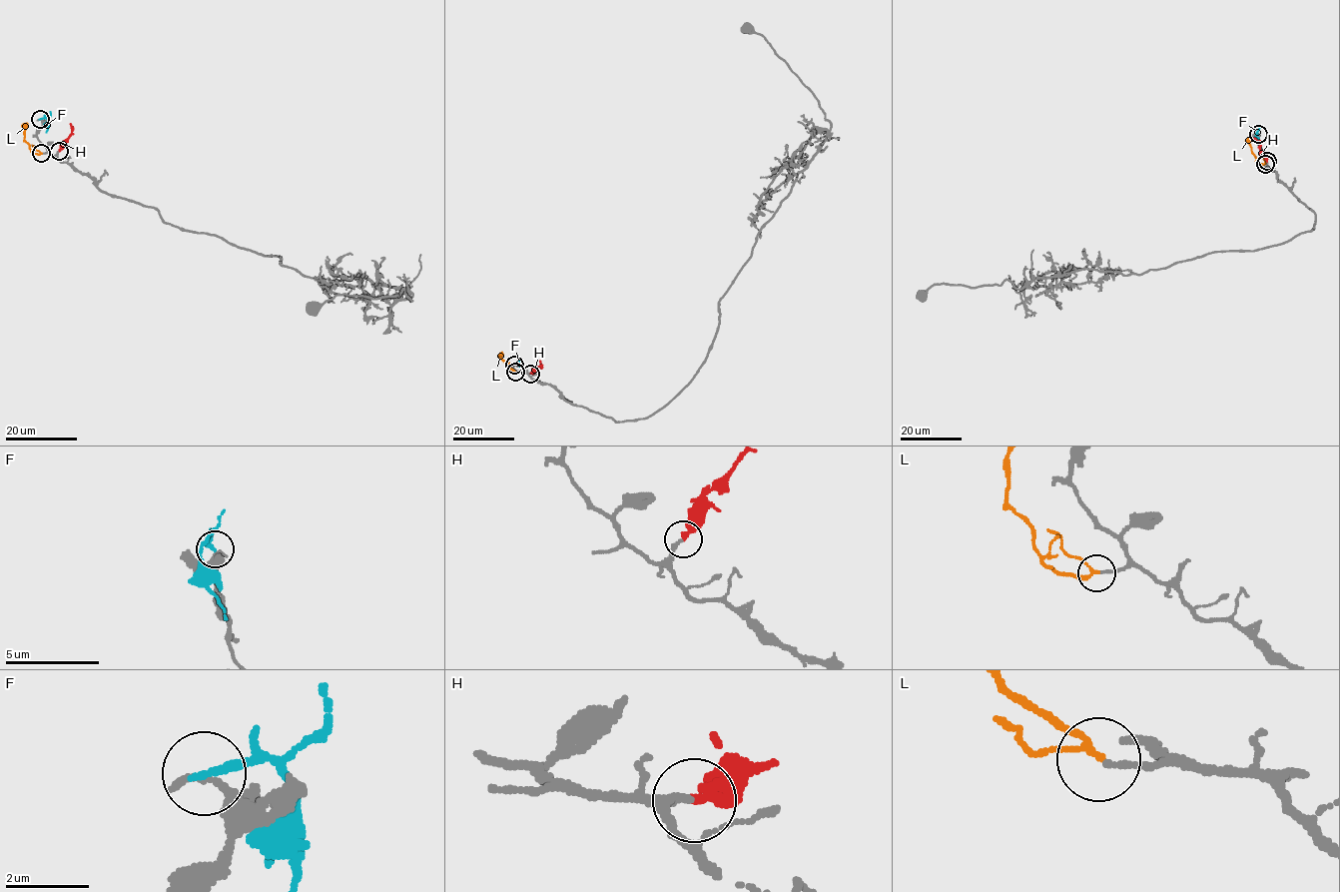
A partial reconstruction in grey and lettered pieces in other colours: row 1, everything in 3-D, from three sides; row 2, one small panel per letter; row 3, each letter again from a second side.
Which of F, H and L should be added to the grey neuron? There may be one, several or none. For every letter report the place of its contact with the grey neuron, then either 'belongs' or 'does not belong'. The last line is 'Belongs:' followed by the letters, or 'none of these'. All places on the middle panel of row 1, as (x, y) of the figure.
F: contact (514, 365); does not belong
H: contact (530, 374); belongs
L: contact (515, 372); belongs
Belongs: H, L

